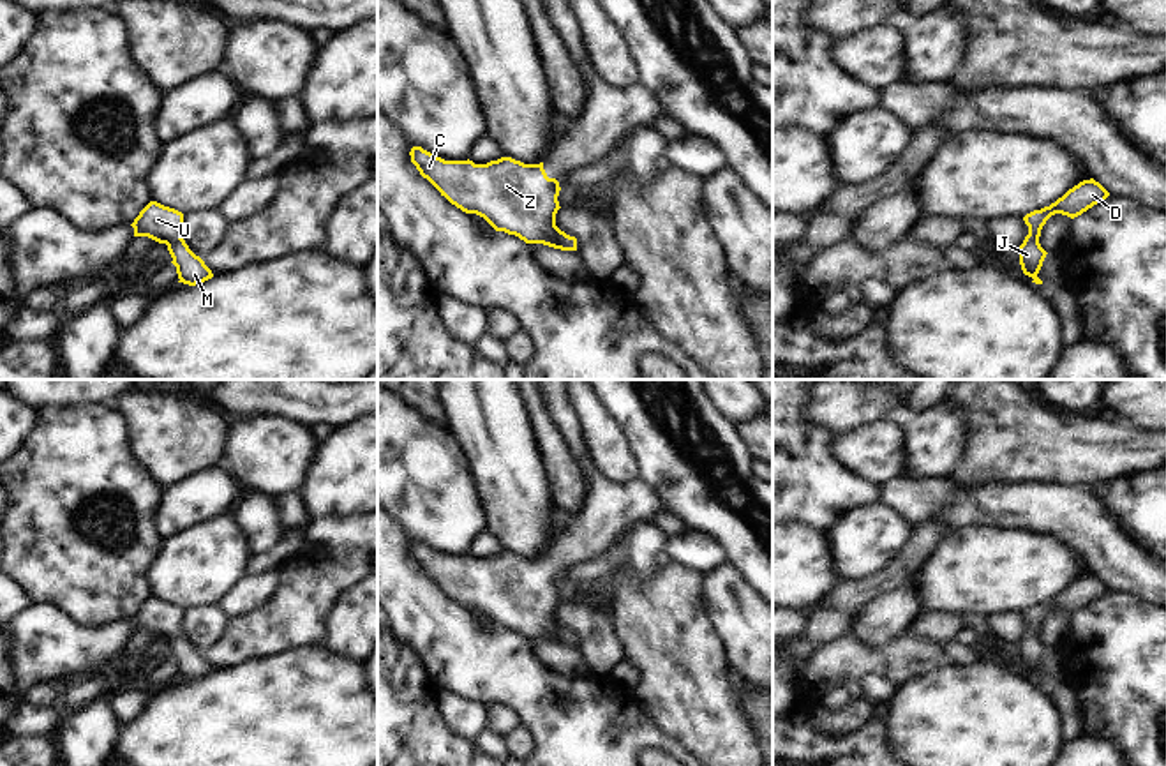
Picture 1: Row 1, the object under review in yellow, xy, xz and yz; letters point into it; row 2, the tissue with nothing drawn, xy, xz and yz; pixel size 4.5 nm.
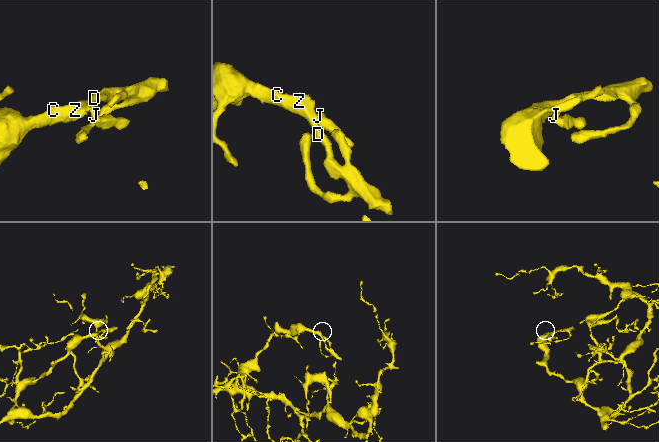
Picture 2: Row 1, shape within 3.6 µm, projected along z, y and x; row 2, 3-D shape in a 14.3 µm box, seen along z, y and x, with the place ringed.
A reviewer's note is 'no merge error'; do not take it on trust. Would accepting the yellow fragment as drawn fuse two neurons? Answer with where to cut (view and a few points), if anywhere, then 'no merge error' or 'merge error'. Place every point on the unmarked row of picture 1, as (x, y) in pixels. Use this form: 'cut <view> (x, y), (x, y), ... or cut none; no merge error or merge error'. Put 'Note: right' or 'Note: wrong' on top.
Note: right
cut none; no merge error

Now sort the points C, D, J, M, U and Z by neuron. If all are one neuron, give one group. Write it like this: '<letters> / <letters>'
C D J M U Z

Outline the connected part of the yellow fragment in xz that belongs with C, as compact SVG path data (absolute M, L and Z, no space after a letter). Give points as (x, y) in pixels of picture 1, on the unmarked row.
M413 542L409 551L441 591L462 607L483 612L496 627L526 639L577 646L577 634L556 621L561 582L547 572L543 558L524 559L512 552L487 559L445 556L422 542Z

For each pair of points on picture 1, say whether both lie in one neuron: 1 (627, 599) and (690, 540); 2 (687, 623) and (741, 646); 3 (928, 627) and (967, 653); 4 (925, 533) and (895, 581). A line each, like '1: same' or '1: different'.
1: different
2: different
3: different
4: same

